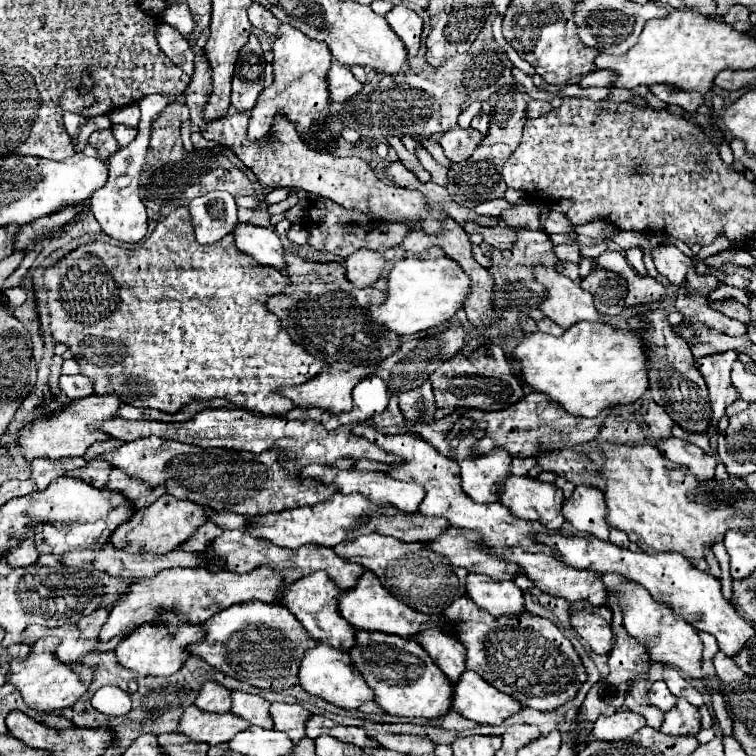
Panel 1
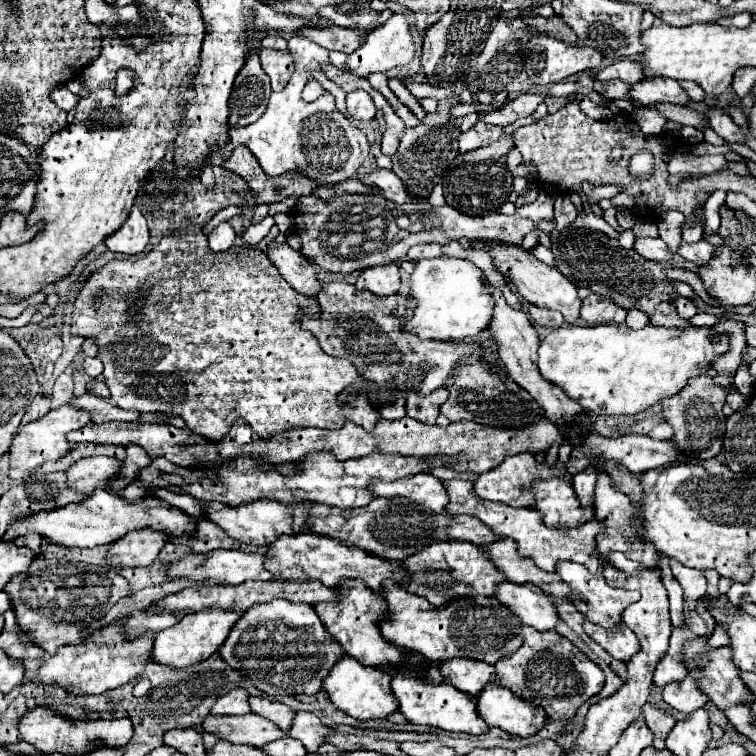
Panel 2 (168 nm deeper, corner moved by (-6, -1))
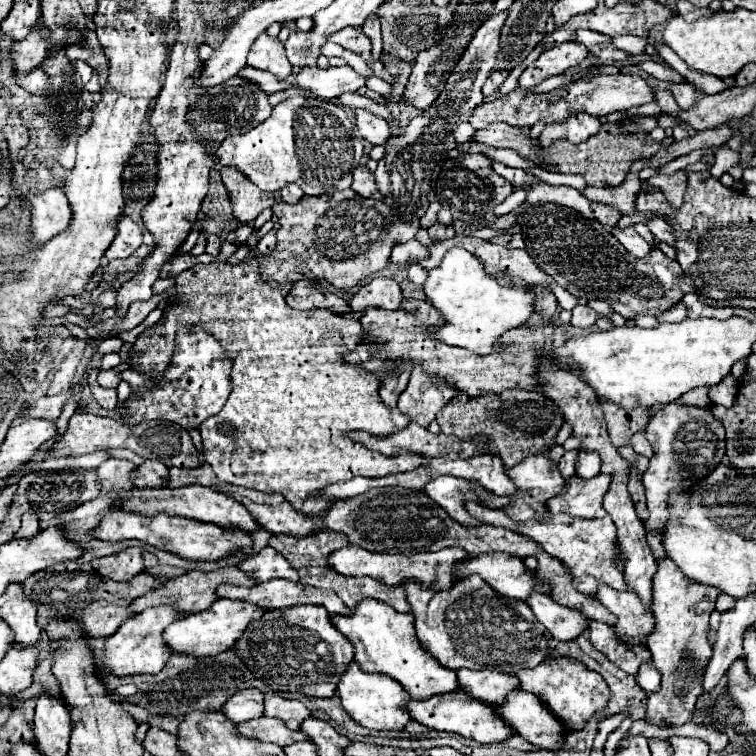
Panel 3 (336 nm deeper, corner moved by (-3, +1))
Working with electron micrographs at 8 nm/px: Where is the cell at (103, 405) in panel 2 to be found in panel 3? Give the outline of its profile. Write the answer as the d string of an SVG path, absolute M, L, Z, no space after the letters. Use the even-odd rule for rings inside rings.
M64 391L64 393L58 393L58 395L50 395L50 397L48 395L40 397L32 405L24 407L22 415L36 417L36 419L46 419L46 421L56 421L60 417L62 407L64 407L68 397L70 397L70 391Z

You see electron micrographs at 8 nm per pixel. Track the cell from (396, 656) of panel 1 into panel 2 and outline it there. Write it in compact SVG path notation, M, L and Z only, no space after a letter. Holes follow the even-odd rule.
M399 649L403 653L405 663L403 665L379 665L377 671L383 671L391 675L391 689L395 693L395 699L399 701L399 713L417 725L431 725L439 727L451 733L485 733L489 727L477 719L477 711L473 711L473 697L465 695L463 691L455 689L449 683L431 683L425 677L425 671L433 665L433 661L425 659L421 653Z

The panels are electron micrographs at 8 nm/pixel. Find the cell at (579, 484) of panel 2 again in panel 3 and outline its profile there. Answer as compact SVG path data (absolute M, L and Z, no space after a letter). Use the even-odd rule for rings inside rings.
M580 449L576 459L578 477L594 477L600 473L600 455L590 449Z

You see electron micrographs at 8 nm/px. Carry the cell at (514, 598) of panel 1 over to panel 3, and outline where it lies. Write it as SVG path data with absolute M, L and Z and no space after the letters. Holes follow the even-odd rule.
M534 595L528 605L534 609L538 621L550 631L550 635L558 641L572 641L582 635L584 629L590 627L590 619L570 607L558 605L550 595Z

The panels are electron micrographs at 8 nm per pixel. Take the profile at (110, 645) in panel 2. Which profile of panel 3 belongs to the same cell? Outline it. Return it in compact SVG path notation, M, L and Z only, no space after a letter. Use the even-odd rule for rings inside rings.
M158 605L158 607L144 609L142 613L134 615L132 619L126 619L122 623L122 627L112 637L106 639L106 655L110 661L112 673L116 677L138 675L138 673L160 673L172 655L172 649L162 639L162 633L172 621L176 621L180 617L184 617L184 613L180 609L170 607L170 605Z

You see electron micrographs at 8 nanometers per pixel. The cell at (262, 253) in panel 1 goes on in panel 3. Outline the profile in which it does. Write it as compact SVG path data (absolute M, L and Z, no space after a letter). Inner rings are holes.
M300 281L298 285L292 285L290 293L286 295L286 303L298 311L330 309L336 315L352 311L345 300L330 292L324 292L320 285L310 285L310 281Z

